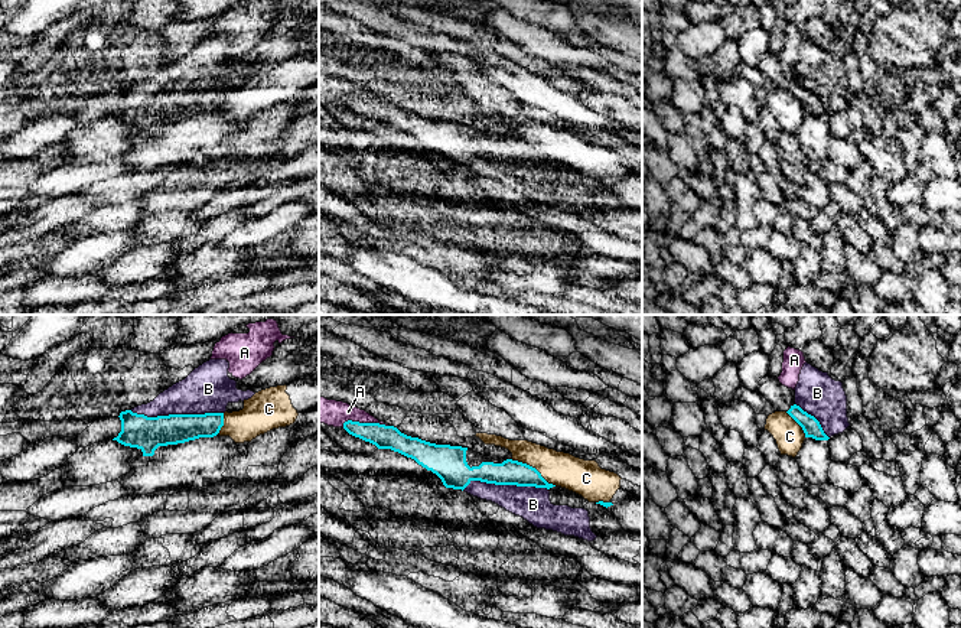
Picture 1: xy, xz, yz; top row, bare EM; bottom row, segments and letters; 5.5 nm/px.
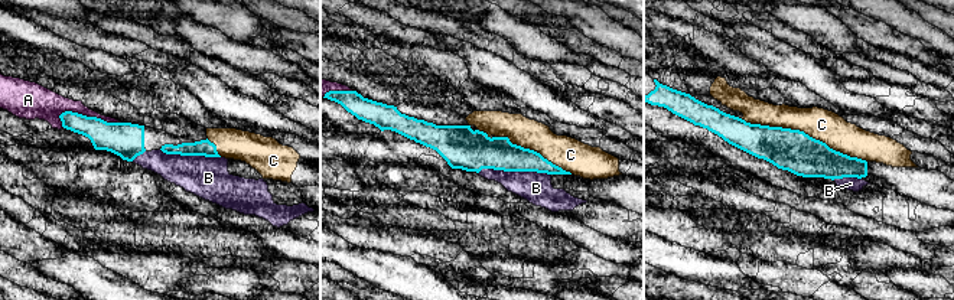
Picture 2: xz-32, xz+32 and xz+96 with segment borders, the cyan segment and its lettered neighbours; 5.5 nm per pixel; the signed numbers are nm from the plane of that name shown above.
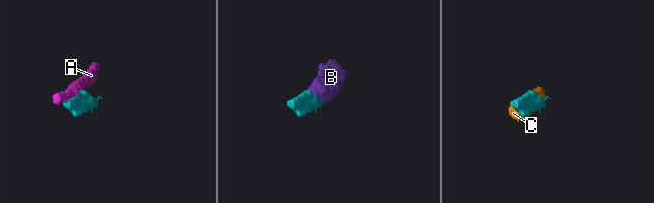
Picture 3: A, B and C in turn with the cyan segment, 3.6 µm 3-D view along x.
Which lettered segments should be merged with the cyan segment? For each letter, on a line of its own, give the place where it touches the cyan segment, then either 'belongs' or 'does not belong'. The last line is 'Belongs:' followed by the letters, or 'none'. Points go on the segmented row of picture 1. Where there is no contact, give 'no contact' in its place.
A: contact xz (365, 423); does not belong
B: contact xy (176, 415); belongs
C: contact xz (534, 468); does not belong
Belongs: B

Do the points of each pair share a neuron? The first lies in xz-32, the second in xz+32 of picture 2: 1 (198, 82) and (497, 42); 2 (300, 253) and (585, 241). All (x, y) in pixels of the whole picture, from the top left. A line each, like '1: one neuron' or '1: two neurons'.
1: two neurons
2: one neuron

